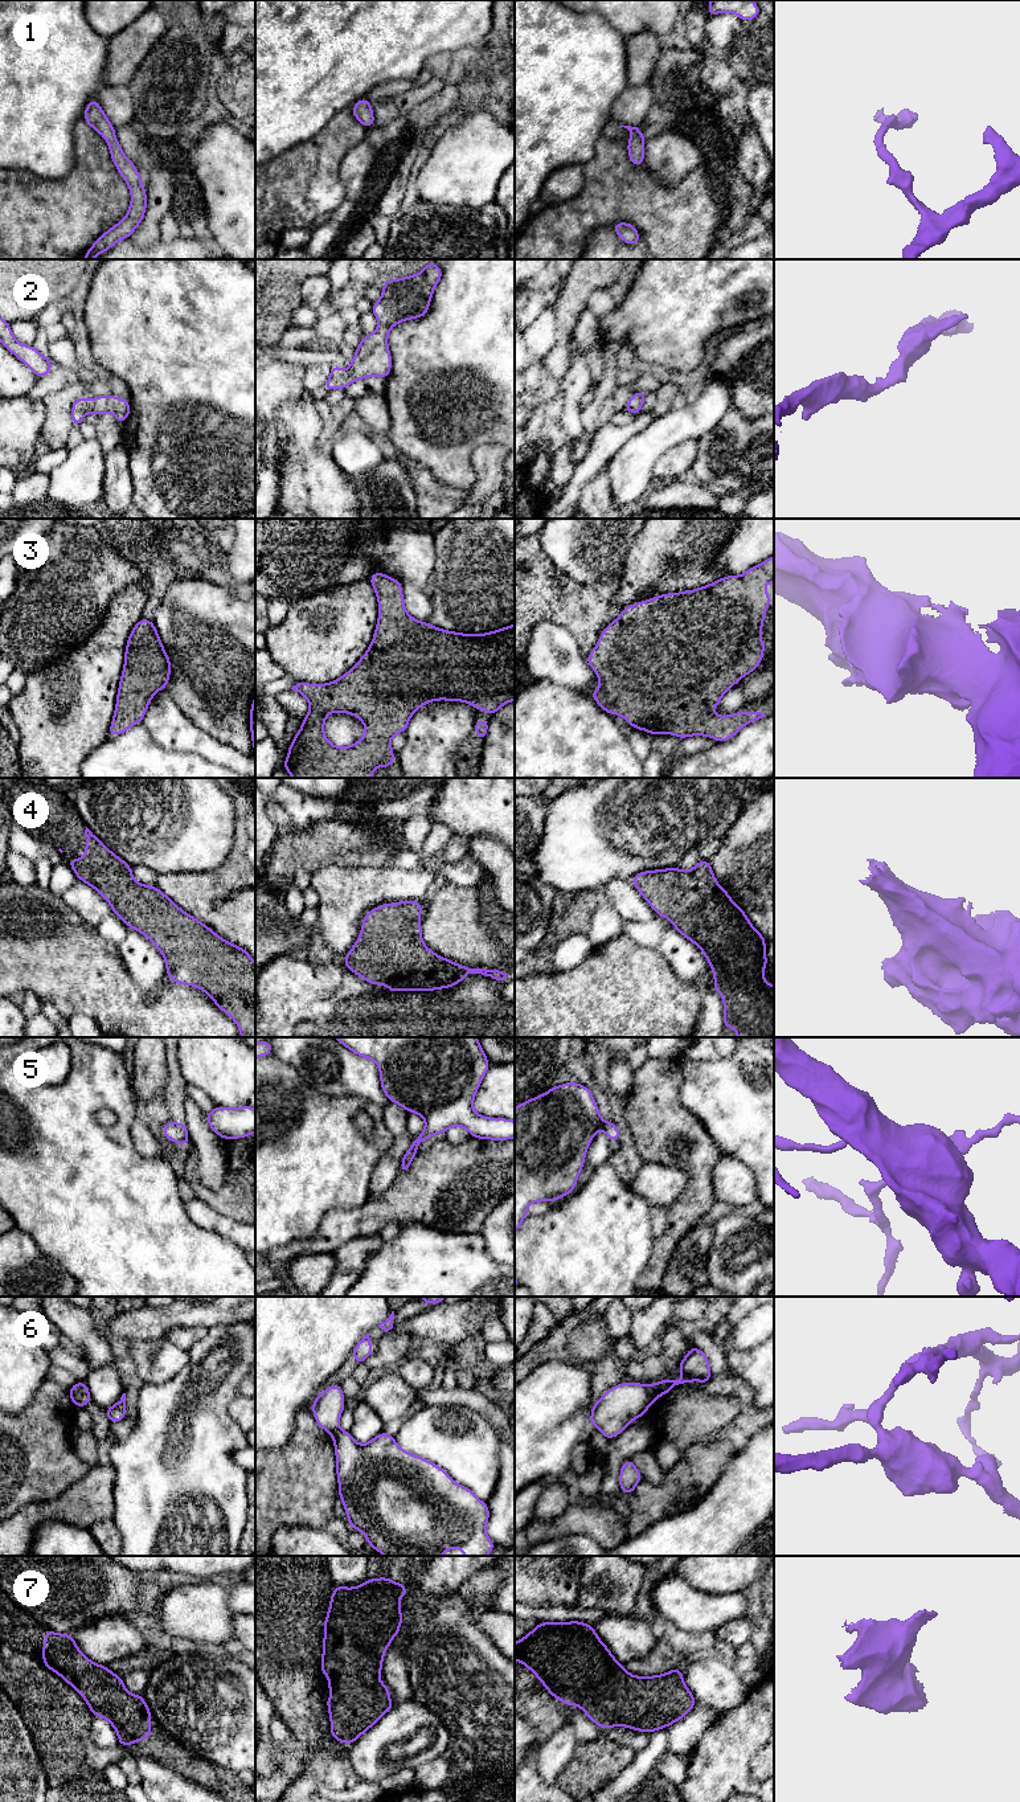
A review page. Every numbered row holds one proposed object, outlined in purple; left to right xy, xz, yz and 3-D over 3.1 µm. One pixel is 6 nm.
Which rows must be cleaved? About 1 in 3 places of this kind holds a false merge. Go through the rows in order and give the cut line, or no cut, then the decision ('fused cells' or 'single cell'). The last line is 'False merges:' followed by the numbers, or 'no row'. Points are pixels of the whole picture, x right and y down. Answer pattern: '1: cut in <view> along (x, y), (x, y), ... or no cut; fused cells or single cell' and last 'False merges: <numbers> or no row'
1: no cut; single cell
2: no cut; single cell
3: no cut; single cell
4: no cut; single cell
5: no cut; single cell
6: cut in yz along (646, 1385), (651, 1401); fused cells
7: no cut; single cell
False merges: 6

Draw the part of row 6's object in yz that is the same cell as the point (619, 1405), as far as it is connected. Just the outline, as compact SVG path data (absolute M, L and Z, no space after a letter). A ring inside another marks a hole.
M632 1381L618 1384L593 1404L590 1426L597 1426L609 1441L619 1436L632 1420L642 1418L650 1405L647 1385Z

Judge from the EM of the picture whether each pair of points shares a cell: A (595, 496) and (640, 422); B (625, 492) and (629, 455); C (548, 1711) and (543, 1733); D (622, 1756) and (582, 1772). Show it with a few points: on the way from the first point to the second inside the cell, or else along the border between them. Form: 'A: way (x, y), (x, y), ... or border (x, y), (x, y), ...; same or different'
A: border (607, 465), (580, 491); different
B: way (627, 483), (629, 465); same
C: way (547, 1716), (544, 1728); same
D: way (613, 1757), (599, 1761), (592, 1768); same

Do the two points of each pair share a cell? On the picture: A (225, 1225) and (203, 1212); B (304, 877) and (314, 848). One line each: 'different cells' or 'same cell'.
A: same cell
B: different cells

